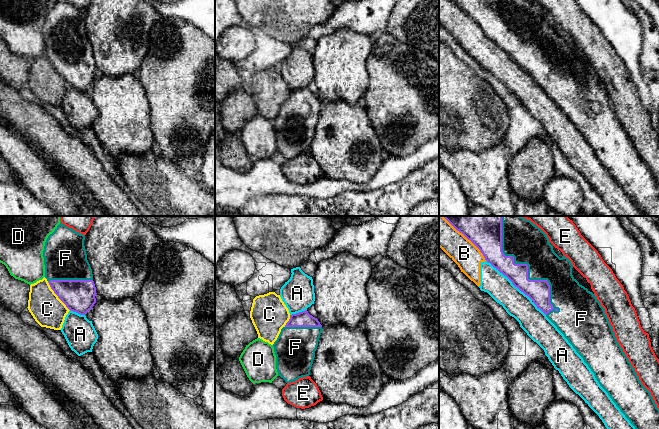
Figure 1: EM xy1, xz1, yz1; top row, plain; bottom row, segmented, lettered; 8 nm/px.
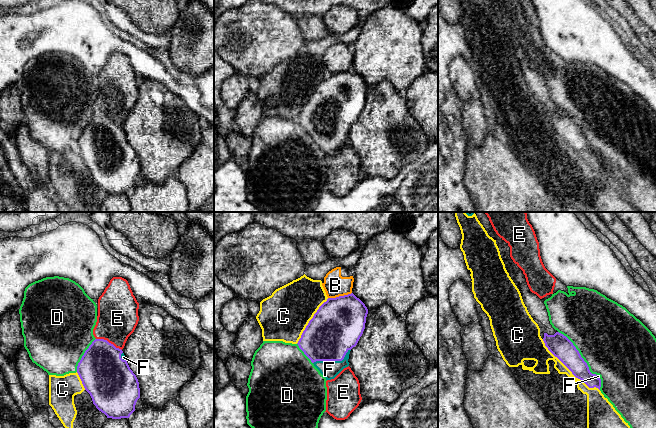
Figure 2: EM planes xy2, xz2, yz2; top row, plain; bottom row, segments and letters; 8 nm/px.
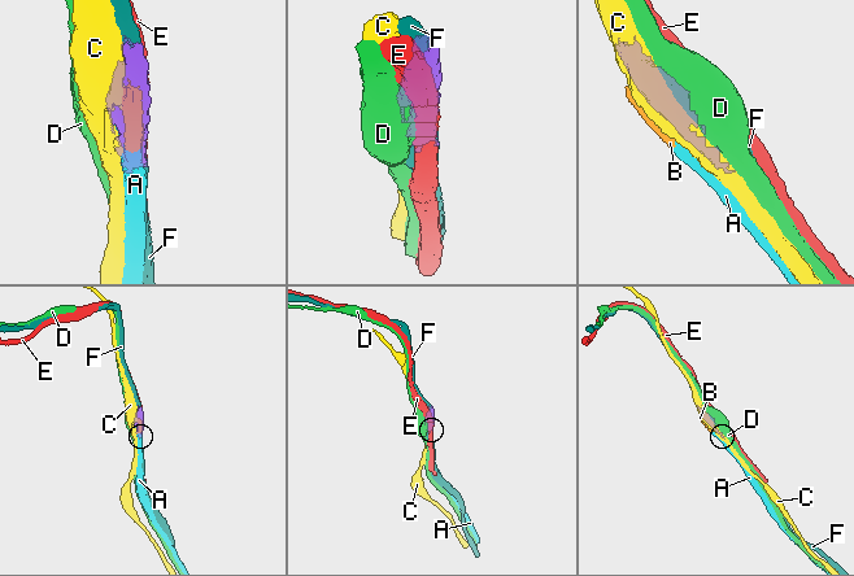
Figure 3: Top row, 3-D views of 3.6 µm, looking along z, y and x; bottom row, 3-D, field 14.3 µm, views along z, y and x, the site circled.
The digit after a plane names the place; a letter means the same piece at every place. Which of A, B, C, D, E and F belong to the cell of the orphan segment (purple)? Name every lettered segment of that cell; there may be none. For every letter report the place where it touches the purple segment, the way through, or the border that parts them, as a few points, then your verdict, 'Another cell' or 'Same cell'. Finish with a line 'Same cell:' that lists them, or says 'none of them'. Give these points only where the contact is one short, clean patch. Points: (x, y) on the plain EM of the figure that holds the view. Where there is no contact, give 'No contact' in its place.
A: Touches purple at yz1 (509, 55). Another cell
B: Touches purple at yz1 (470, 16). Another cell
C: Touches purple at yz2 (569, 145). Another cell
D: Touches purple at yz2 (579, 129). Another cell
E: Touches purple at xy2 (108, 118). Another cell
F: Touches purple at yz1 (527, 44). Same cell
Same cell: F

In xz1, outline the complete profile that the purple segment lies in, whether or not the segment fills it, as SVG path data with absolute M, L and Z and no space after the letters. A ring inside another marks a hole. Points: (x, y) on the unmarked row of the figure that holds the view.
M307 86L290 91L274 118L278 152L286 159L310 151L322 101Z

